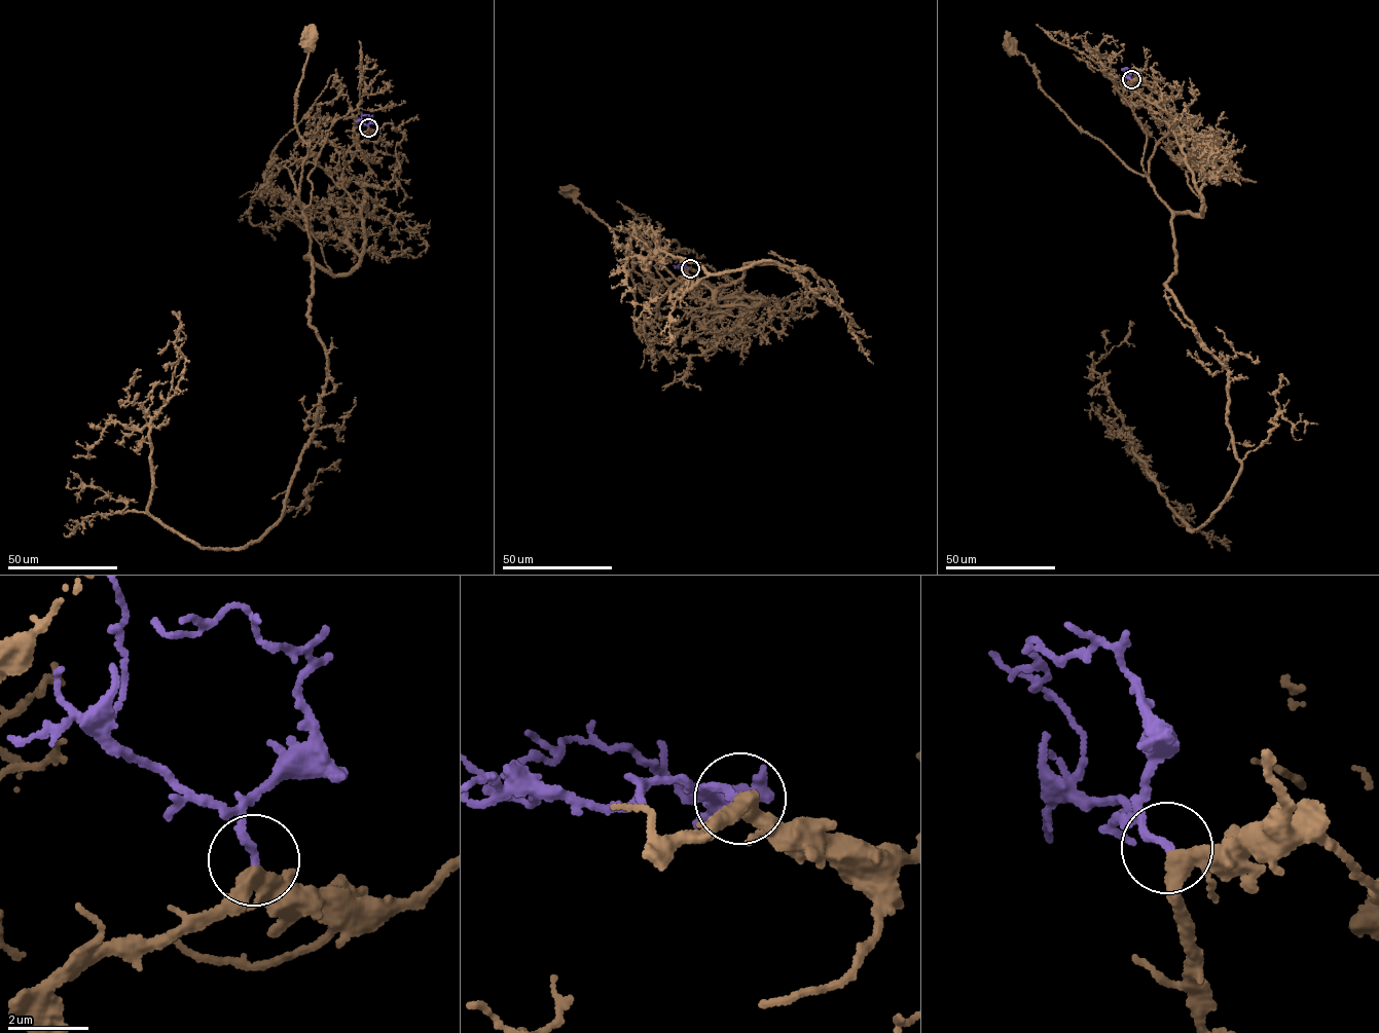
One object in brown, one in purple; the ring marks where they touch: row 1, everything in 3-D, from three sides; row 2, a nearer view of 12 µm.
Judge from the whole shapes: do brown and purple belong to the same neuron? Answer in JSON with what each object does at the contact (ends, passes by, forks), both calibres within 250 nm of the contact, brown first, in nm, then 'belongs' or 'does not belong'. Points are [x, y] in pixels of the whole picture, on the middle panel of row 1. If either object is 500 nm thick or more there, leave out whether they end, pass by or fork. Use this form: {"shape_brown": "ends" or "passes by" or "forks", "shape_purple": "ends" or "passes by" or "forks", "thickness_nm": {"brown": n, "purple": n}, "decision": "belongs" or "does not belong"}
{"shape_brown": "forks", "shape_purple": "ends", "thickness_nm": {"brown": 280, "purple": 200}, "decision": "belongs"}

